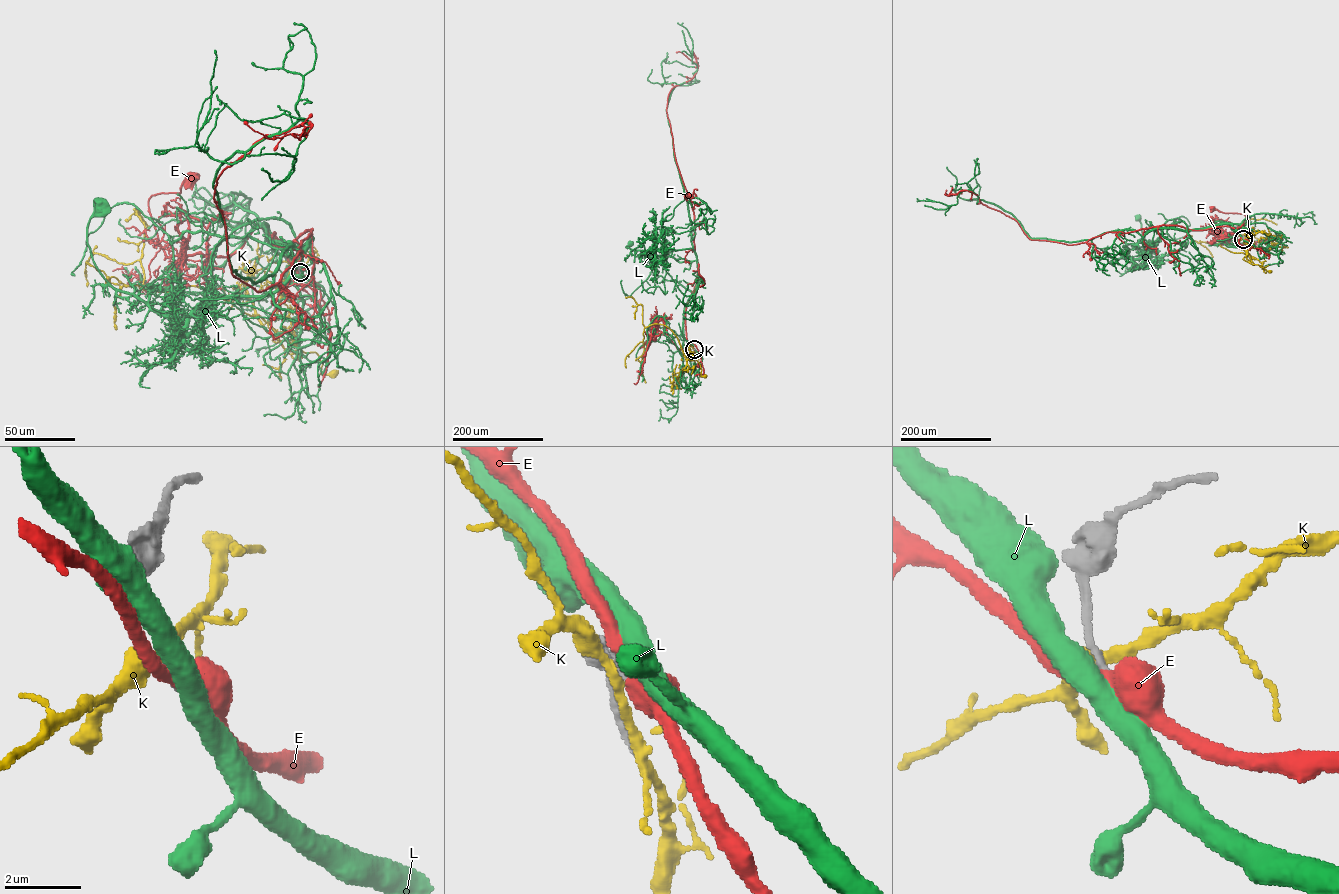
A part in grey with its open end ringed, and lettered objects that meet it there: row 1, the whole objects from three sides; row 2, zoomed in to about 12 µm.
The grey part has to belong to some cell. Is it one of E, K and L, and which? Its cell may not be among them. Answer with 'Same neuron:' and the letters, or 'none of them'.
Same neuron: none of them

